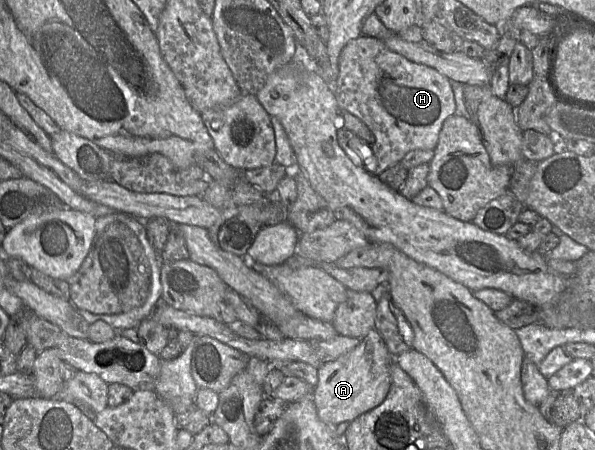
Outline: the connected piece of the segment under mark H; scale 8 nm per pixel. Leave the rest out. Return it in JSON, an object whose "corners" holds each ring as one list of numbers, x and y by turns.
{"corners":[[360,35,342,49,338,60,338,77,334,85,338,105,335,119,338,142,351,161,378,176,389,167,400,163,412,150,434,150,444,121,455,113,455,99,450,80,437,70,413,62,391,51,382,39]]}

